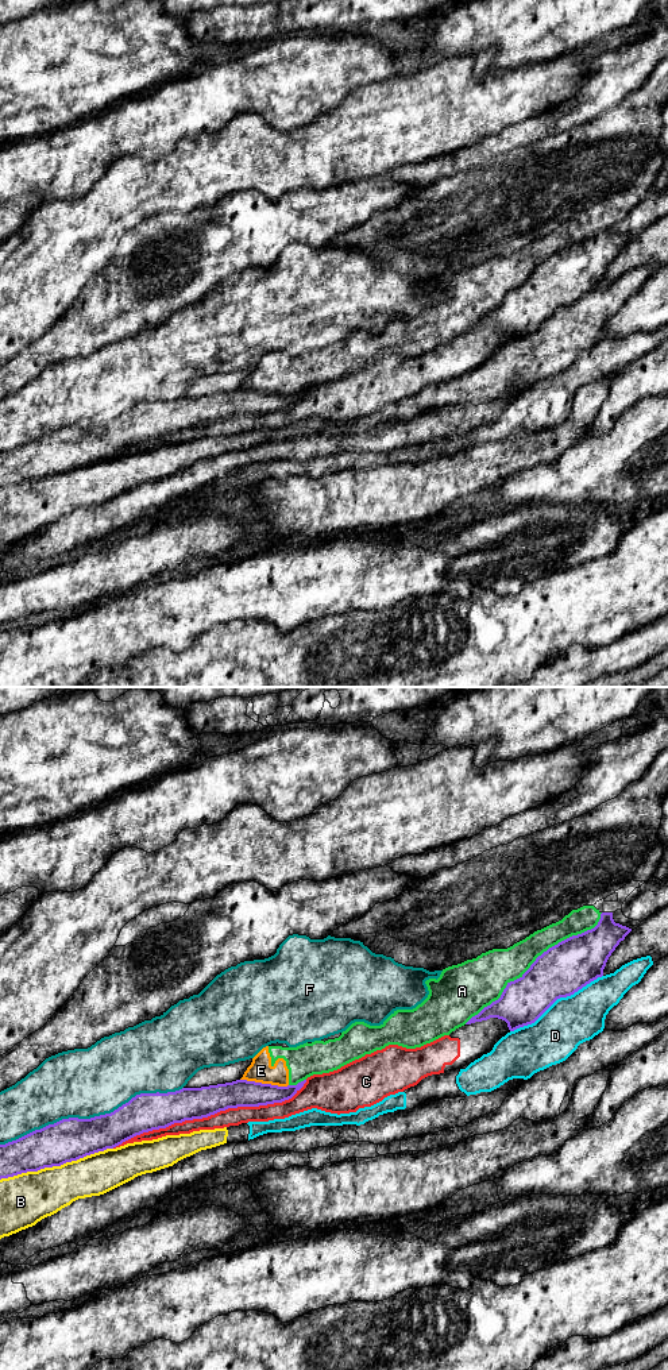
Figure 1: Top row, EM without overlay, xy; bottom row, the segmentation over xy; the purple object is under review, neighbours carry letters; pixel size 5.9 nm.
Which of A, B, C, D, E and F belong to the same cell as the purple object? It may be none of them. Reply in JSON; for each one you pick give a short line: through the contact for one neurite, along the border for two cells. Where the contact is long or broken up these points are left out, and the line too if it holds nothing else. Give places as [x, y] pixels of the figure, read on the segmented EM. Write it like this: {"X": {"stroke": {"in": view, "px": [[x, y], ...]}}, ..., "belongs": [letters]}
{"belongs": []}

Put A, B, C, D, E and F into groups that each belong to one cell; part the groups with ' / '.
A E / B D / C / F

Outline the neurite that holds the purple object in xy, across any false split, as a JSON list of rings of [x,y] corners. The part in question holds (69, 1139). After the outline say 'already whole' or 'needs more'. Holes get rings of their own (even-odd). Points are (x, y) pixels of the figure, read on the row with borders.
[[[236,1080],[167,1093],[140,1093],[111,1114],[62,1119],[0,1145],[0,1180],[61,1166],[113,1149],[143,1132],[208,1118],[228,1108],[282,1103],[291,1099],[305,1083],[278,1087]]]; already whole

